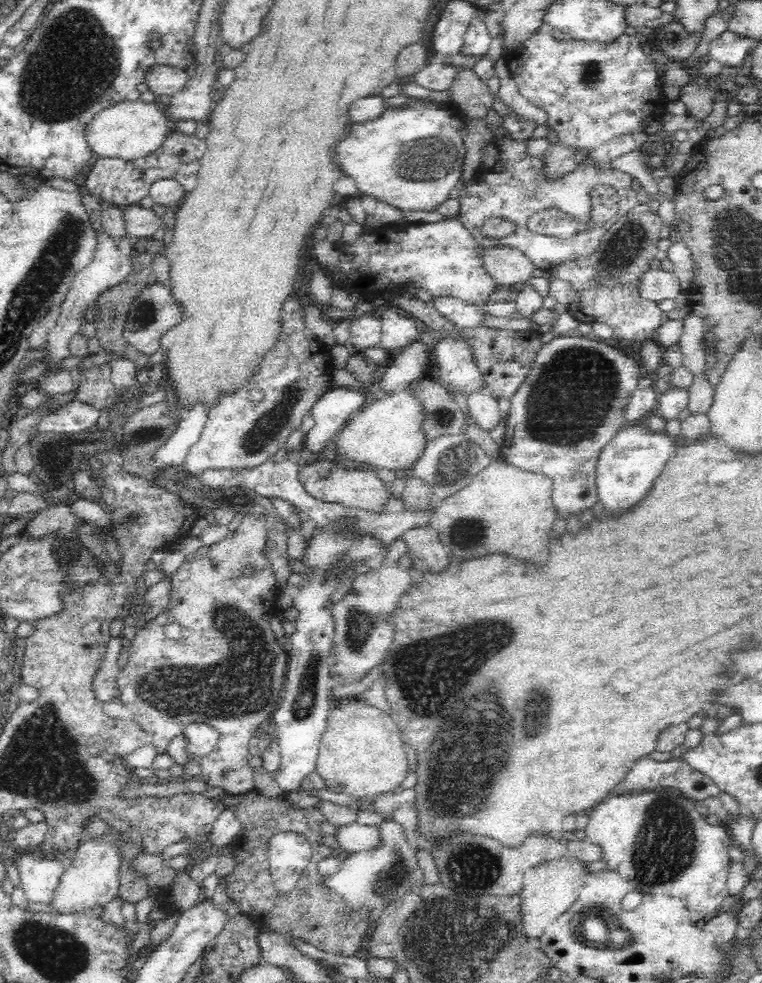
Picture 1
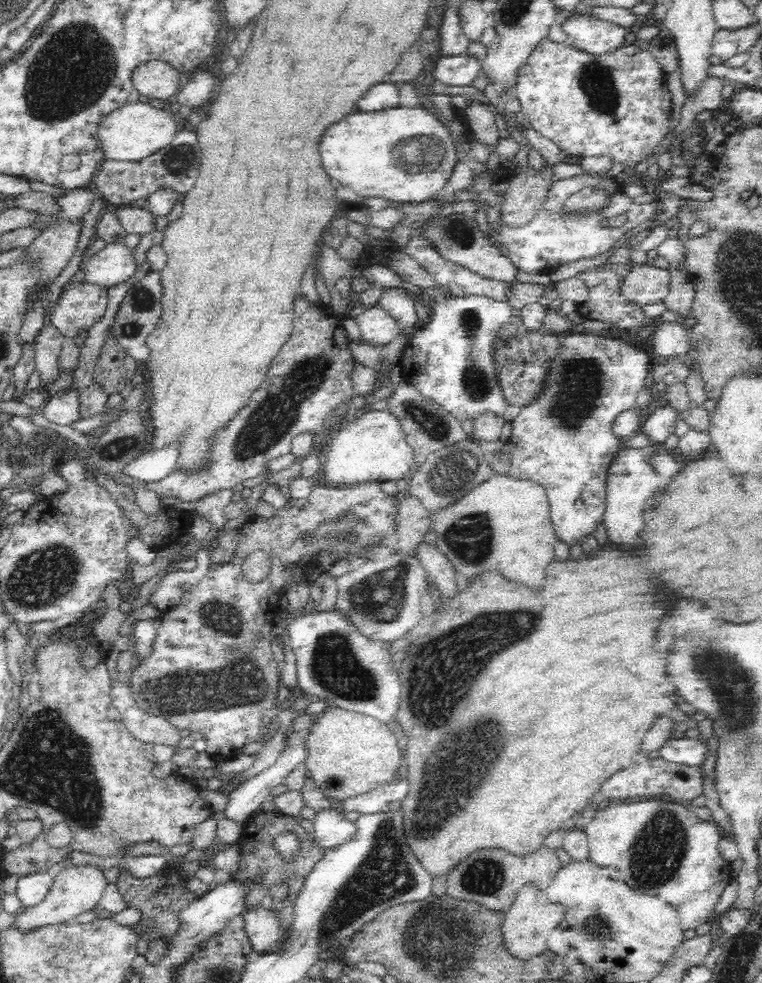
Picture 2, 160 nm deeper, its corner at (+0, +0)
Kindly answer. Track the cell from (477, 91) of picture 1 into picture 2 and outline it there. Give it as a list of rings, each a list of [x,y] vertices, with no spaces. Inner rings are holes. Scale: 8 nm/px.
[[[474,96],[467,100],[467,105],[463,109],[466,122],[468,122],[476,140],[481,144],[494,146],[496,149],[500,136],[494,115],[488,110],[488,104],[484,104],[482,100],[478,100]]]

